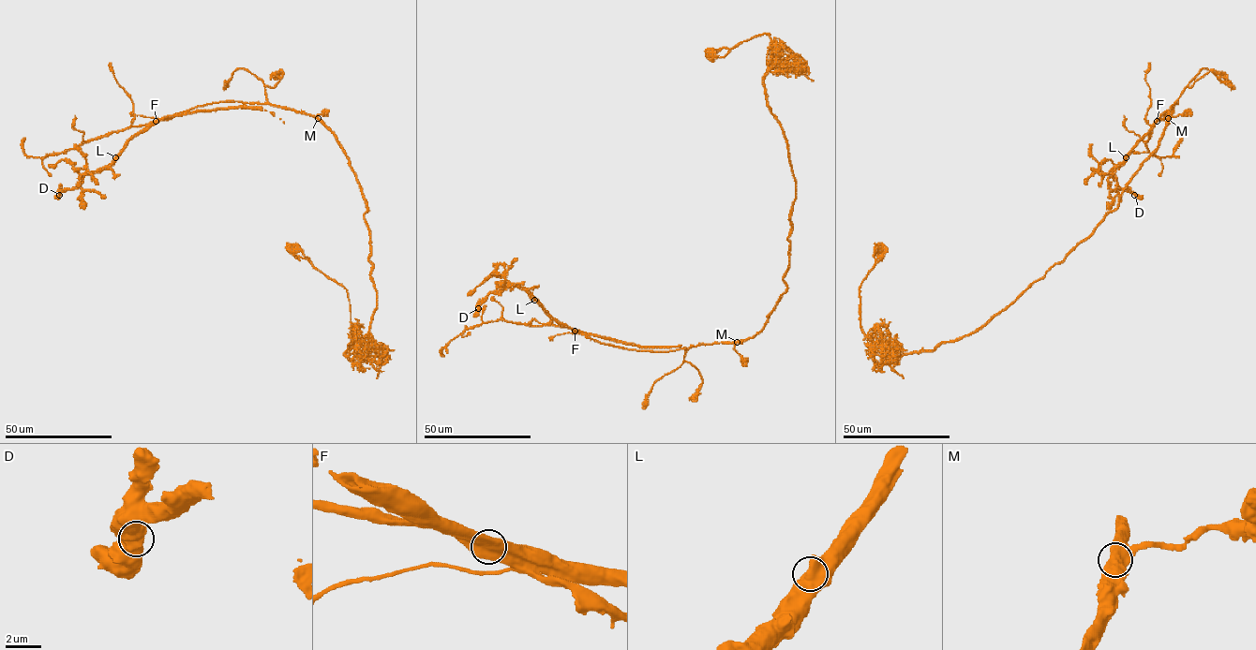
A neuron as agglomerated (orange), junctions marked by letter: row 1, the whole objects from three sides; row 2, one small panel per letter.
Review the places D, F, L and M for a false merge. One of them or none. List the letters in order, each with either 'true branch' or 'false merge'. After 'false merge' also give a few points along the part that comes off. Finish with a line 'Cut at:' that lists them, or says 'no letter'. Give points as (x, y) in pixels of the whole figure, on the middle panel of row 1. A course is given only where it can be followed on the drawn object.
D: true branch
F: false merge; course (575, 331), (558, 323), (527, 292), (512, 285), (505, 285), (490, 293), (473, 317)
L: true branch
M: true branch
Cut at: F

